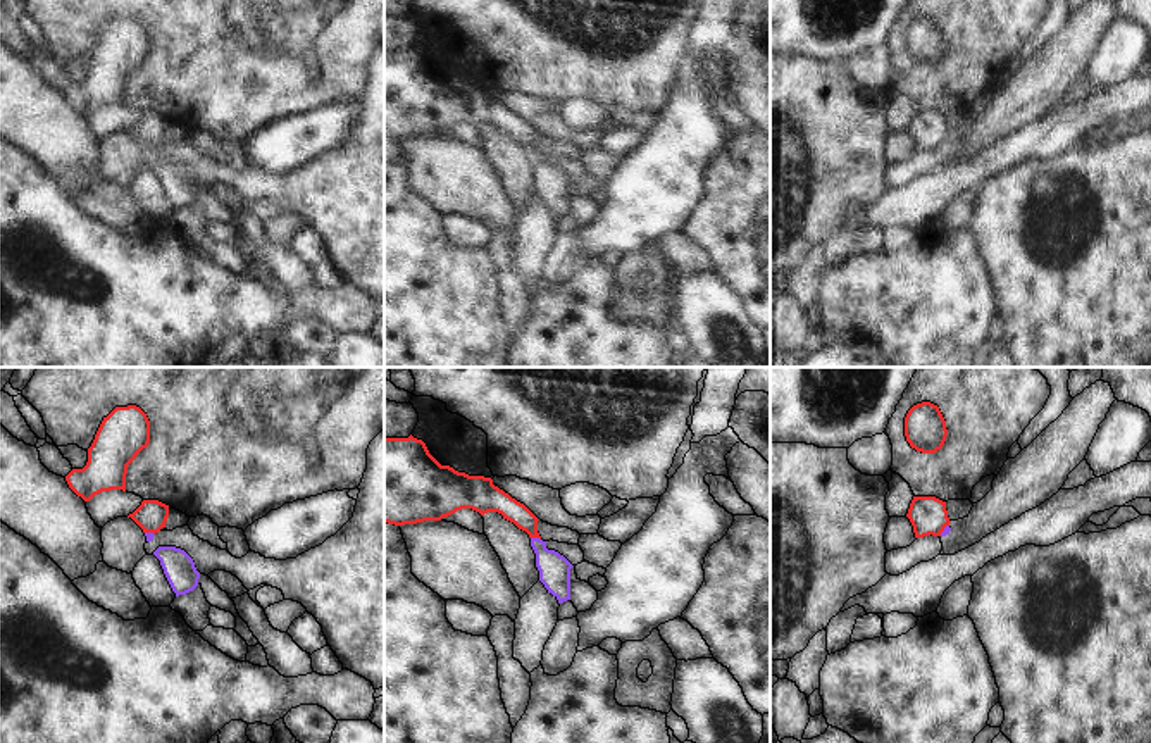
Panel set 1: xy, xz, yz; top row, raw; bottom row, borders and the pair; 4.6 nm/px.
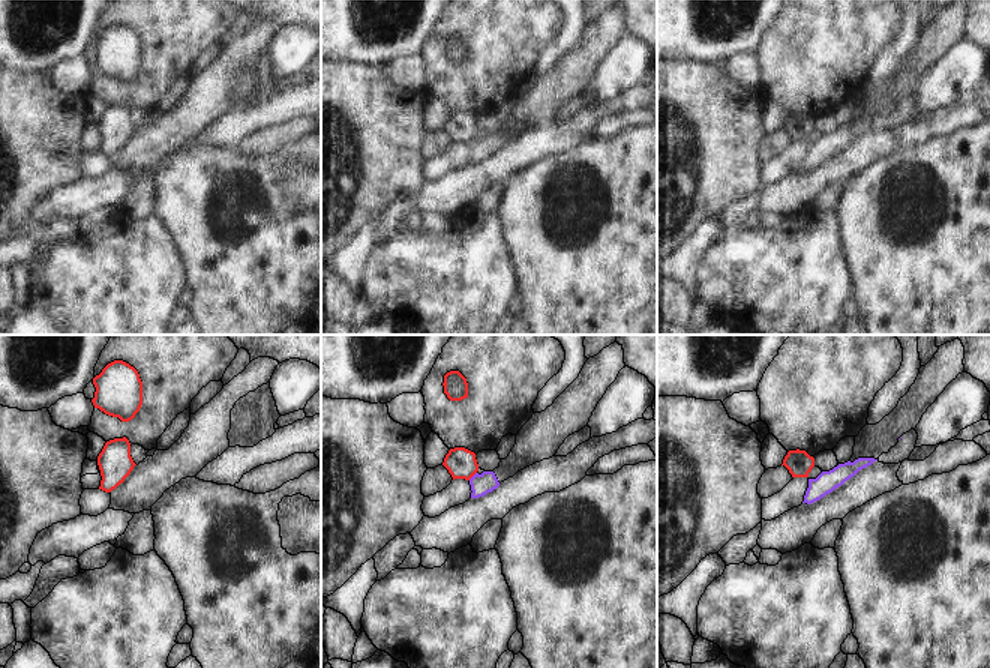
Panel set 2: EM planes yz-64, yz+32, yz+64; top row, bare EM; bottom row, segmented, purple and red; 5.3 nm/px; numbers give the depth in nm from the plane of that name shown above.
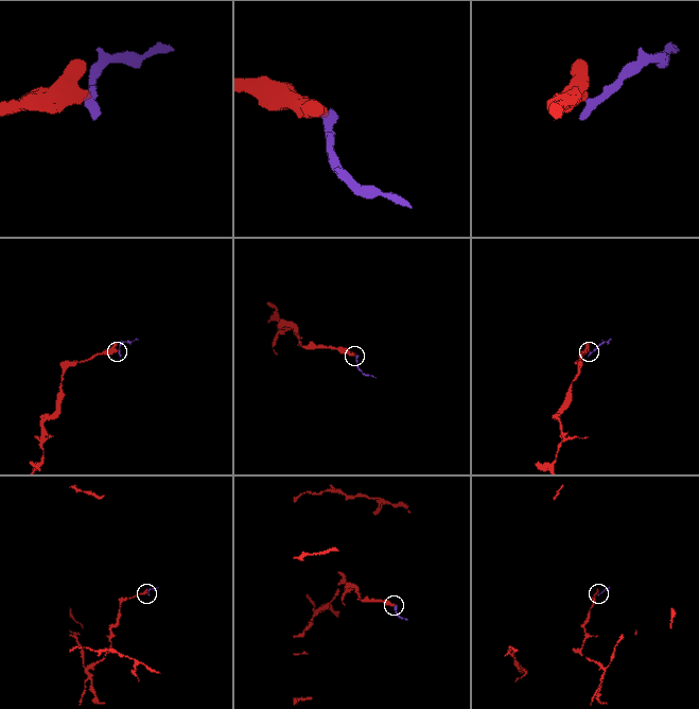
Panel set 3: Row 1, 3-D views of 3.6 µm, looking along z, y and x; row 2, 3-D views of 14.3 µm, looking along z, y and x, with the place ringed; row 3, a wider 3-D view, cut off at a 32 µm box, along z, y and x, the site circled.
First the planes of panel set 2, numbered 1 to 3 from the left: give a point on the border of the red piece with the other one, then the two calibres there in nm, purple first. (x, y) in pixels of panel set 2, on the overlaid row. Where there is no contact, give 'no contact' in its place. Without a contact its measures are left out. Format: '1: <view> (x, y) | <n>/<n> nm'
1: no contact
2: yz+32 (473, 476) | 110/160 nm
3: no contact

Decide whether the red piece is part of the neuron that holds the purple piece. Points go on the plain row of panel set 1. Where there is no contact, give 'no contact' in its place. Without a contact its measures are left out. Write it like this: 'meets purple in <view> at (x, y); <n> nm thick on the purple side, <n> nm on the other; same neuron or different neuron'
meets purple in xz at (536, 152); 140 nm thick on the purple side, 100 nm on the other; different neuron

